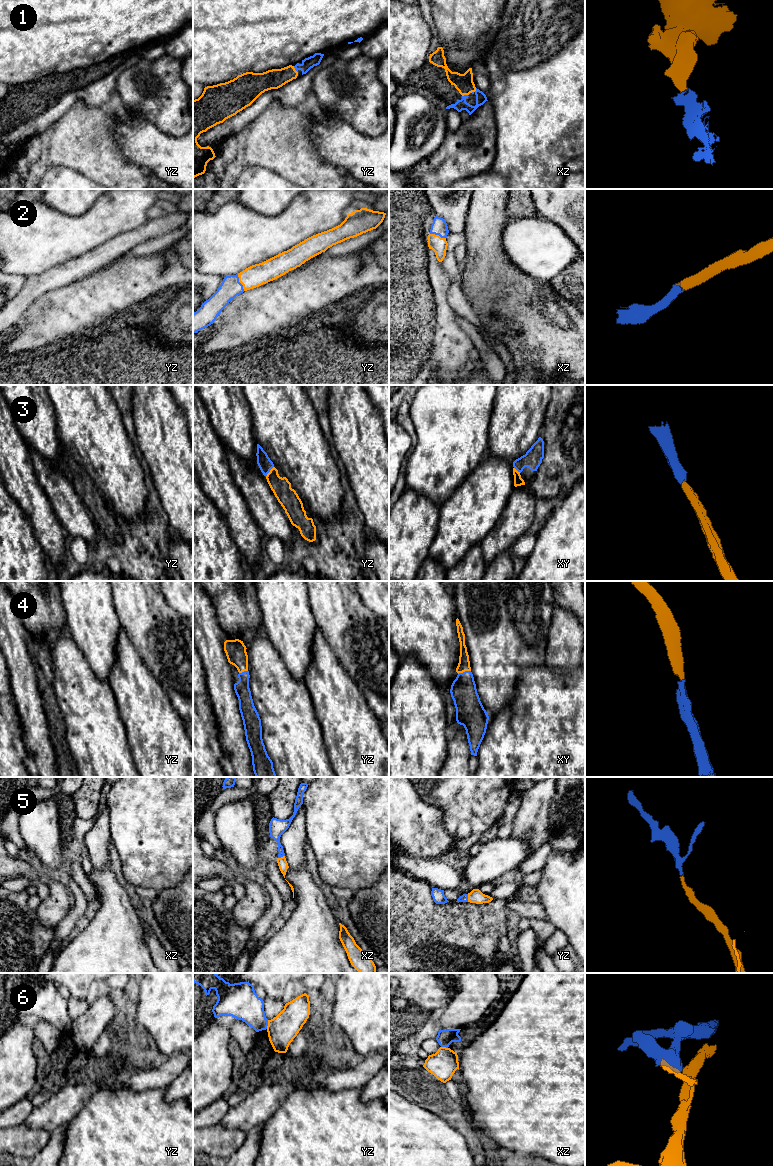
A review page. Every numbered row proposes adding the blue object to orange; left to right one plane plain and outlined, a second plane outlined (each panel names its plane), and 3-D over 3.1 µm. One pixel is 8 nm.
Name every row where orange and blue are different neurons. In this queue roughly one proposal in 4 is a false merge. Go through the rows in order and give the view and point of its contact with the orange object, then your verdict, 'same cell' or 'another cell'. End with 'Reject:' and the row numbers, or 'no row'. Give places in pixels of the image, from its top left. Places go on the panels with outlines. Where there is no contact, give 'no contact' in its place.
1: meets orange in yz at (294, 69); same cell
2: meets orange in yz at (239, 281); same cell
3: meets orange in yz at (270, 471); same cell
4: meets orange in xy at (464, 671); same cell
5: meets orange in yz at (468, 898); same cell
6: meets orange in yz at (268, 1024); another cell
Reject: 6

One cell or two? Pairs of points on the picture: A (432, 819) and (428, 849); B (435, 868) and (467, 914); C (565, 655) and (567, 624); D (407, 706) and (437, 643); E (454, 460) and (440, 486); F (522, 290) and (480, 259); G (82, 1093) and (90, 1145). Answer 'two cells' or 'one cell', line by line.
A: one cell
B: two cells
C: one cell
D: two cells
E: one cell
F: one cell
G: two cells

